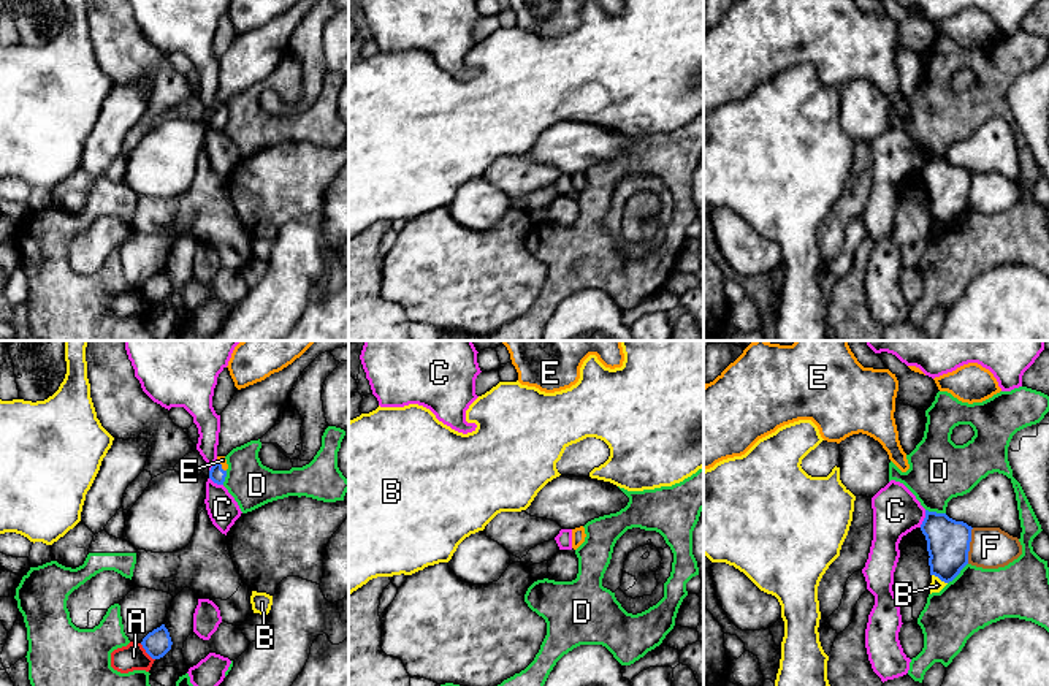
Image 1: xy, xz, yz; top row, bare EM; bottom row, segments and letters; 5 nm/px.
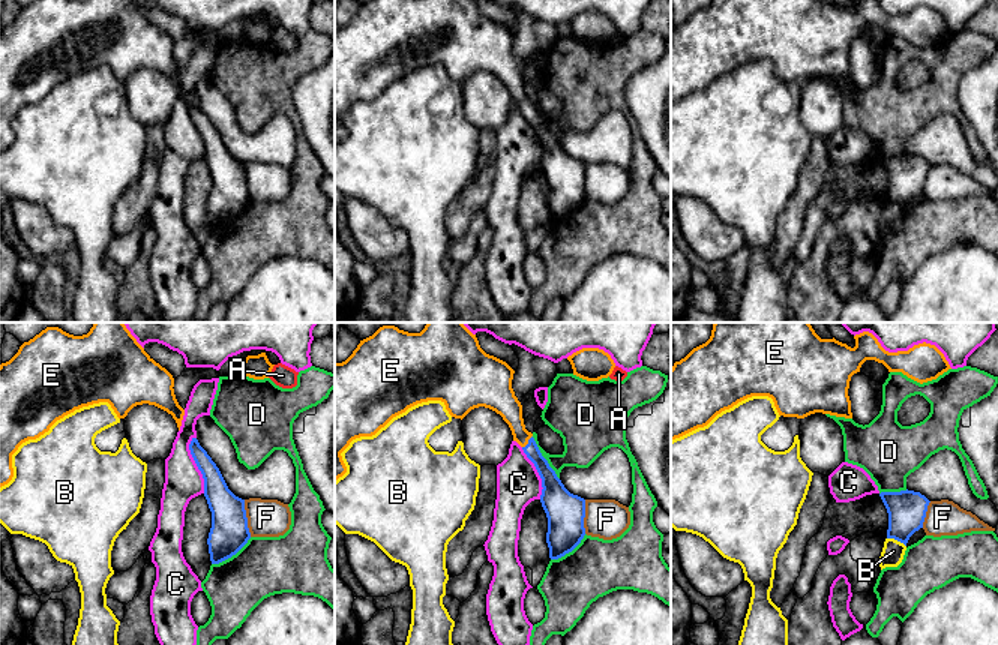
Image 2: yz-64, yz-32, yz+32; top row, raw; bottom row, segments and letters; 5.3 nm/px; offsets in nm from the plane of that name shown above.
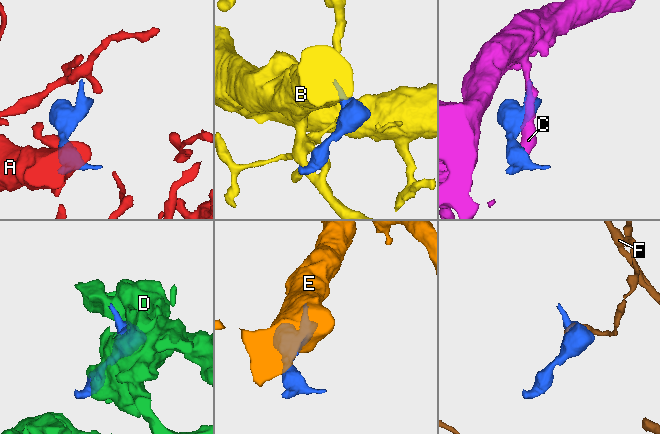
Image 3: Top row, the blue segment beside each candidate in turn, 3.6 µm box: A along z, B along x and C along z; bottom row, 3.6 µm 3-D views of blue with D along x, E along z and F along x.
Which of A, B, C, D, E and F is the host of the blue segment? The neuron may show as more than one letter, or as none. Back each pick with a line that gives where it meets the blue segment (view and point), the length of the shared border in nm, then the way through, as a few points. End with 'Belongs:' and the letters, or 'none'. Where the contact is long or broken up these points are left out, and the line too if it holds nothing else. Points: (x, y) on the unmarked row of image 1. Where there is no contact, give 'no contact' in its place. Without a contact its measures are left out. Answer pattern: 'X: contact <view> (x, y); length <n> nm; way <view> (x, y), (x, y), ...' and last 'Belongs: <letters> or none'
E: contact xy (221, 111); length 80 nm; way xy (216, 119), (221, 111), (222, 105)
Belongs: E

